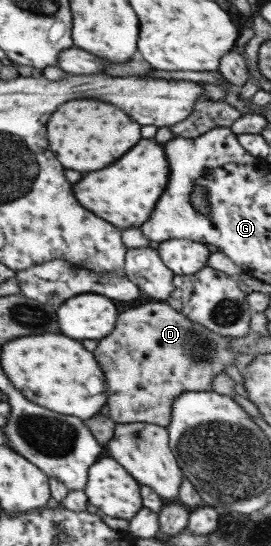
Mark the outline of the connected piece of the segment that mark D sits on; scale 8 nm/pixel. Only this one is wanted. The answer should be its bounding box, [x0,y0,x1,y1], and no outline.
[93,301,241,428]

